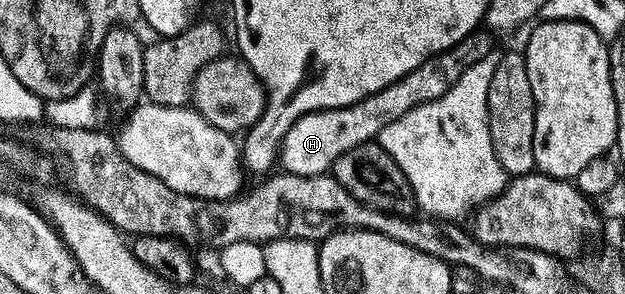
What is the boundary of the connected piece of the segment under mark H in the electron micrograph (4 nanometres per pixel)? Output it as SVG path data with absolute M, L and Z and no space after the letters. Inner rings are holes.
M474 32L463 40L451 44L443 52L423 60L419 68L407 72L407 76L399 76L395 84L387 84L379 92L367 96L350 106L340 106L334 110L316 110L314 114L305 114L294 122L286 132L279 147L279 162L288 173L299 176L315 176L326 173L333 161L347 152L347 148L355 148L364 142L374 141L387 124L399 120L411 108L437 100L447 92L464 74L464 70L483 59L495 50L494 37L487 32Z

